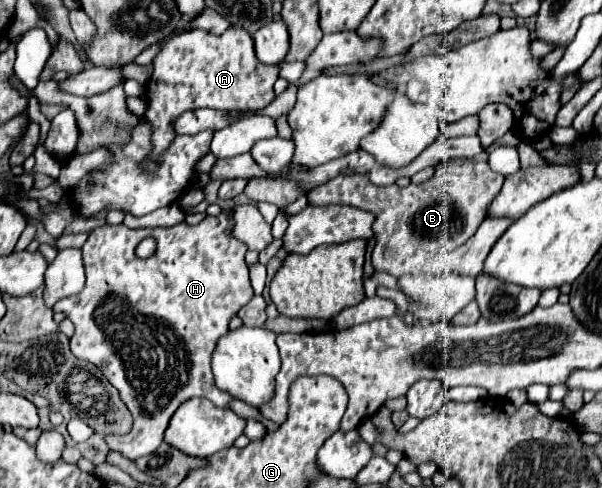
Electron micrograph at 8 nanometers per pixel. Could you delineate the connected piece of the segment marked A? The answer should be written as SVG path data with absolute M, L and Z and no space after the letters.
M237 25L227 29L223 35L211 35L203 29L175 35L165 43L153 65L153 77L145 85L145 119L151 123L153 157L167 151L177 135L173 129L175 119L189 109L263 109L275 99L273 83L277 81L279 69L255 59L253 37Z

